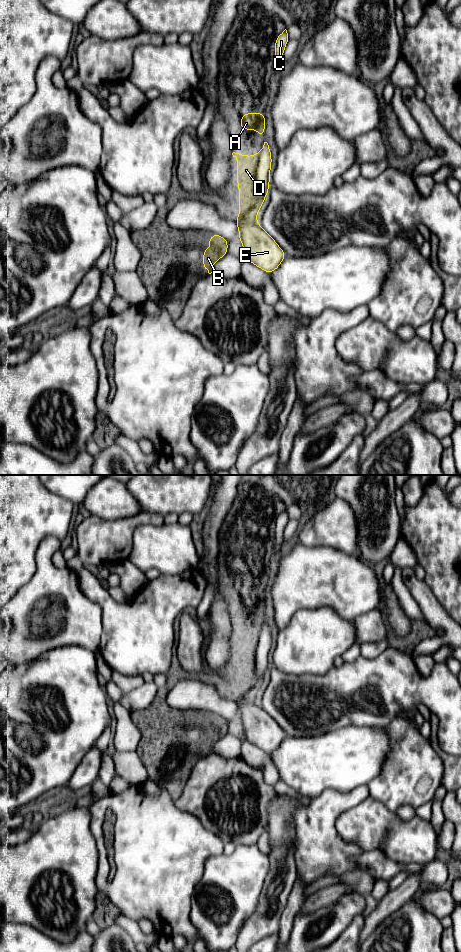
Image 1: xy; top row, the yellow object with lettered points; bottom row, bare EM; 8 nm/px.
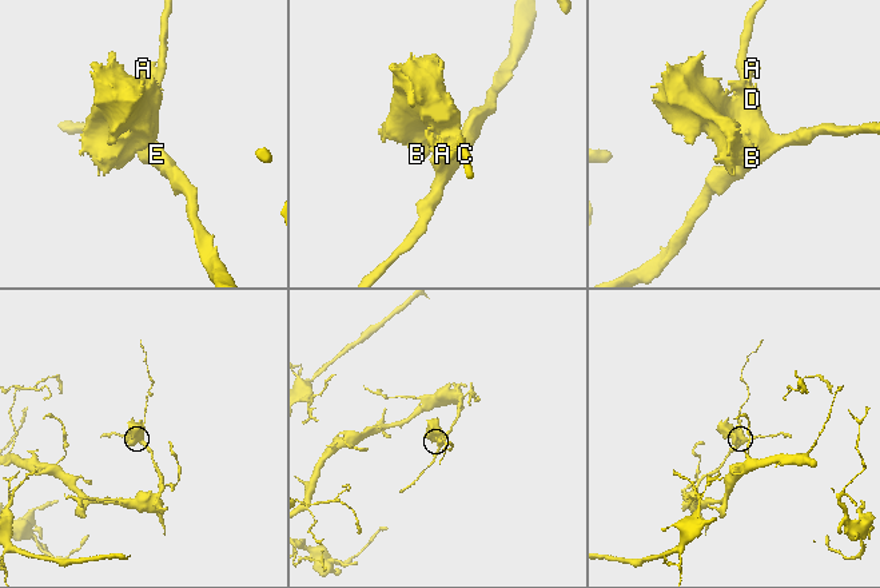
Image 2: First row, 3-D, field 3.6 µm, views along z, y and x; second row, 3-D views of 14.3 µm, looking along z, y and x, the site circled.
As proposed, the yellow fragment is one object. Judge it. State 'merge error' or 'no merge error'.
merge error

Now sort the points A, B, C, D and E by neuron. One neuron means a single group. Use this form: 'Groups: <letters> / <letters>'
Groups: A B D / C E

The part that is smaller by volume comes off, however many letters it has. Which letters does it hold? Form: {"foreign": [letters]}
{"foreign": ["A", "B", "D"]}

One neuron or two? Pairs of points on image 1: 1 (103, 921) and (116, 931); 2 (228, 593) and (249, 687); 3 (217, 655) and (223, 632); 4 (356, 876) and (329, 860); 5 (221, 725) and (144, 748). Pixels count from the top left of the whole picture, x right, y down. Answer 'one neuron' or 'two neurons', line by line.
1: two neurons
2: one neuron
3: one neuron
4: two neurons
5: one neuron

